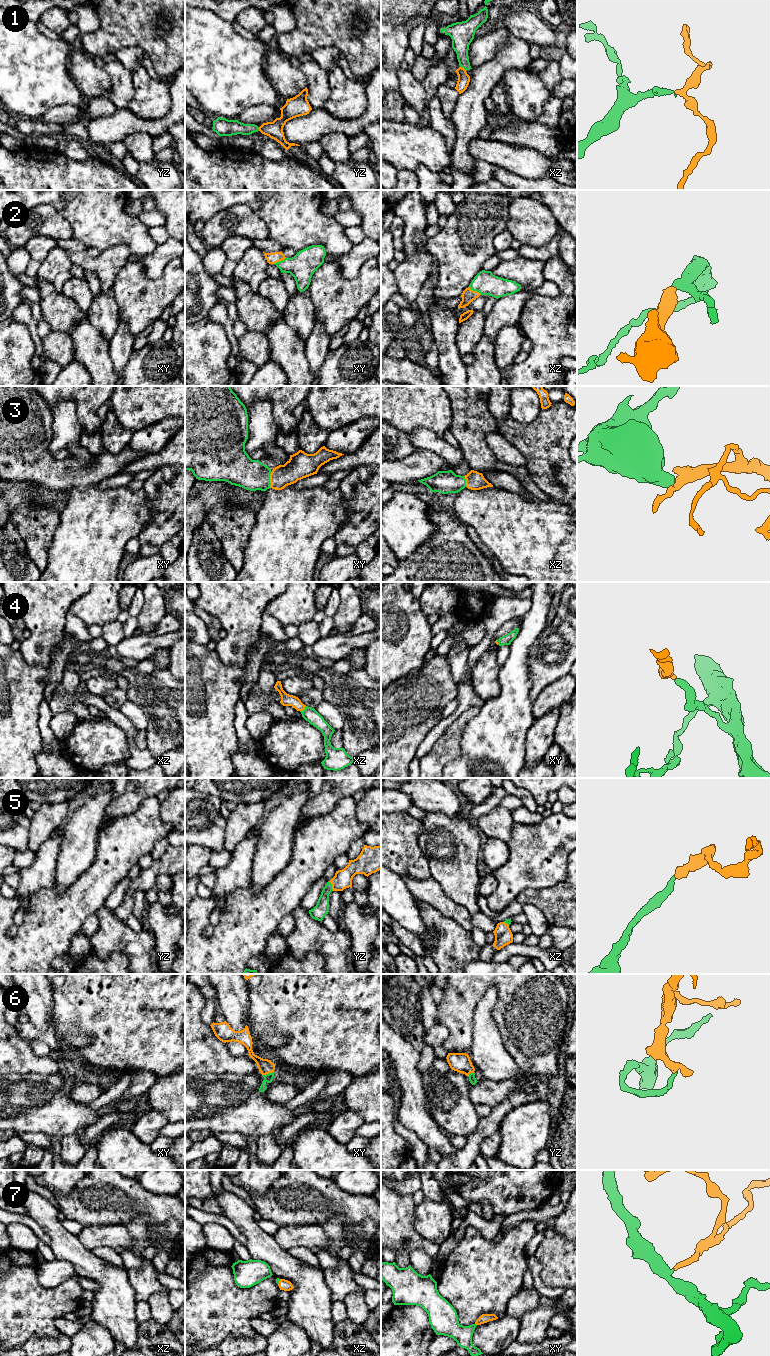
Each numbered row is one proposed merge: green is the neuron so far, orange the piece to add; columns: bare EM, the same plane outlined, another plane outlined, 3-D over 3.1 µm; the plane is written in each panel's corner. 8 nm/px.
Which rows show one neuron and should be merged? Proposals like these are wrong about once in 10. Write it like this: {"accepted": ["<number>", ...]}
{"accepted": ["2", "3", "4", "5", "6", "7"]}

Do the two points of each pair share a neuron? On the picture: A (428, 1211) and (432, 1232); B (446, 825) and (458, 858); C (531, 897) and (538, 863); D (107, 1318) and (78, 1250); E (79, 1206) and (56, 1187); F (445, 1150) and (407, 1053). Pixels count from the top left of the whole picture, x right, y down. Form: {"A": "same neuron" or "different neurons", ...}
{"A": "same neuron", "B": "same neuron", "C": "different neurons", "D": "same neuron", "E": "different neurons", "F": "same neuron"}

